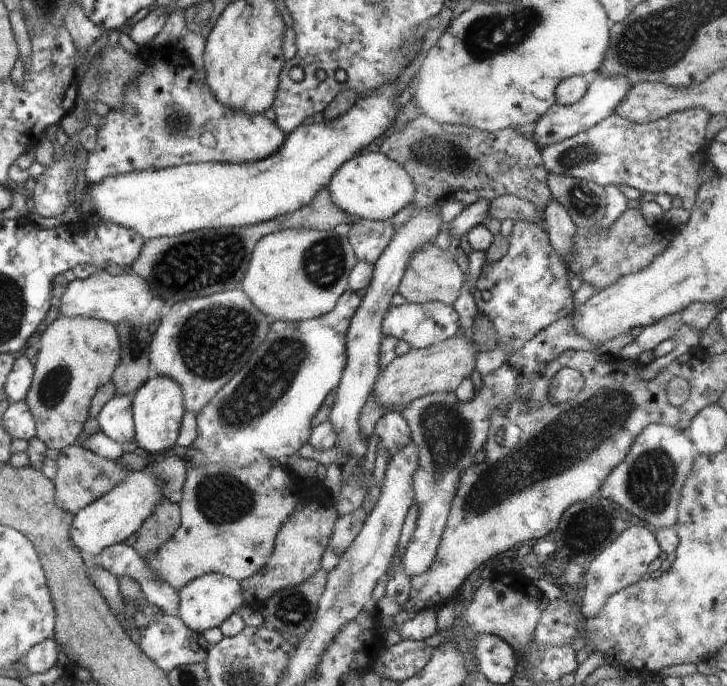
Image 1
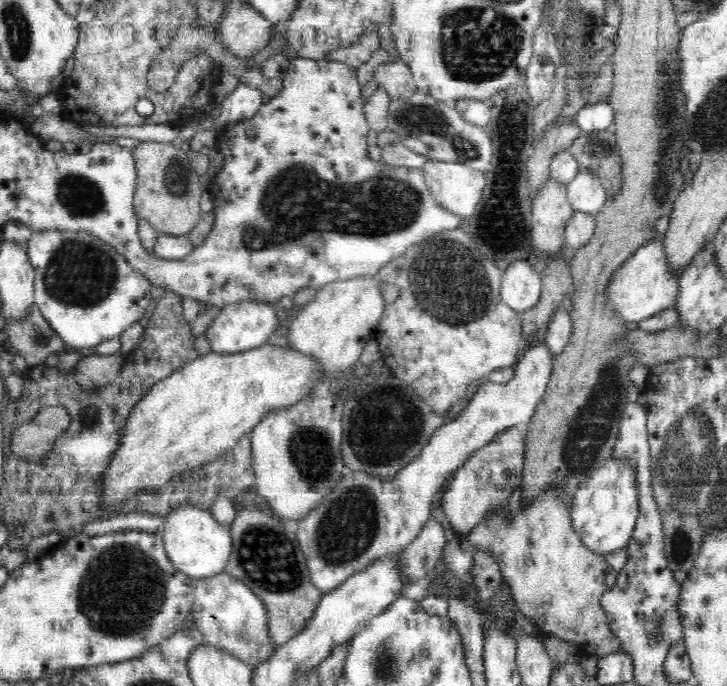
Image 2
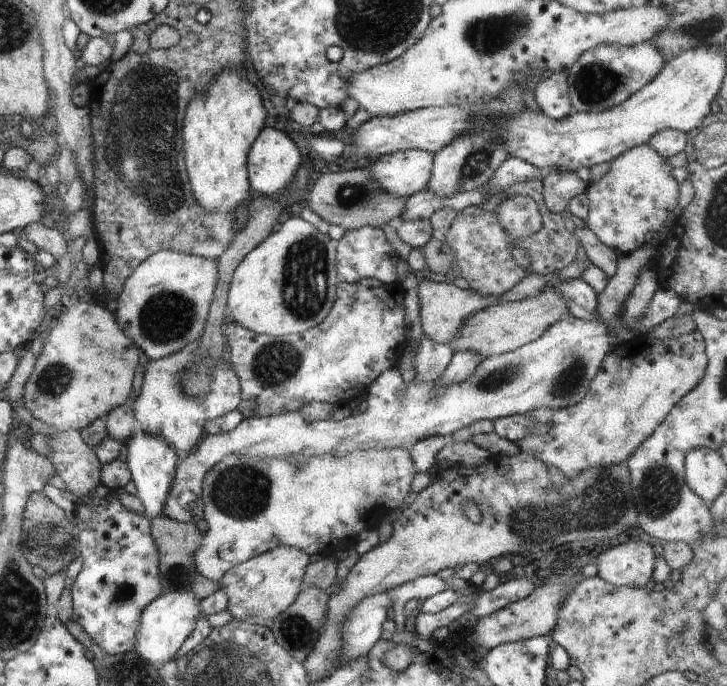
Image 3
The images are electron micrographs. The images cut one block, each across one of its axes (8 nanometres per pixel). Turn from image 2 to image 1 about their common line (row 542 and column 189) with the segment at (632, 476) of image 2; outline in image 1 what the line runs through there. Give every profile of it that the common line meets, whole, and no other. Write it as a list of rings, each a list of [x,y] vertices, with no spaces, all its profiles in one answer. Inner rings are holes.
[[[208,573],[195,578],[179,591],[179,616],[190,630],[203,633],[209,628],[219,627],[232,613],[239,610],[245,601],[241,581],[234,580],[222,573]]]

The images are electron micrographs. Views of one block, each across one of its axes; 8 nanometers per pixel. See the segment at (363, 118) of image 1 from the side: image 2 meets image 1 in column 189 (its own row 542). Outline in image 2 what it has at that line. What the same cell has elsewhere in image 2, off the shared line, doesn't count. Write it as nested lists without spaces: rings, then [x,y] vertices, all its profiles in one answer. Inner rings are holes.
[[[182,506],[165,518],[163,546],[174,567],[192,579],[224,573],[233,550],[231,527],[218,523],[209,510]]]

